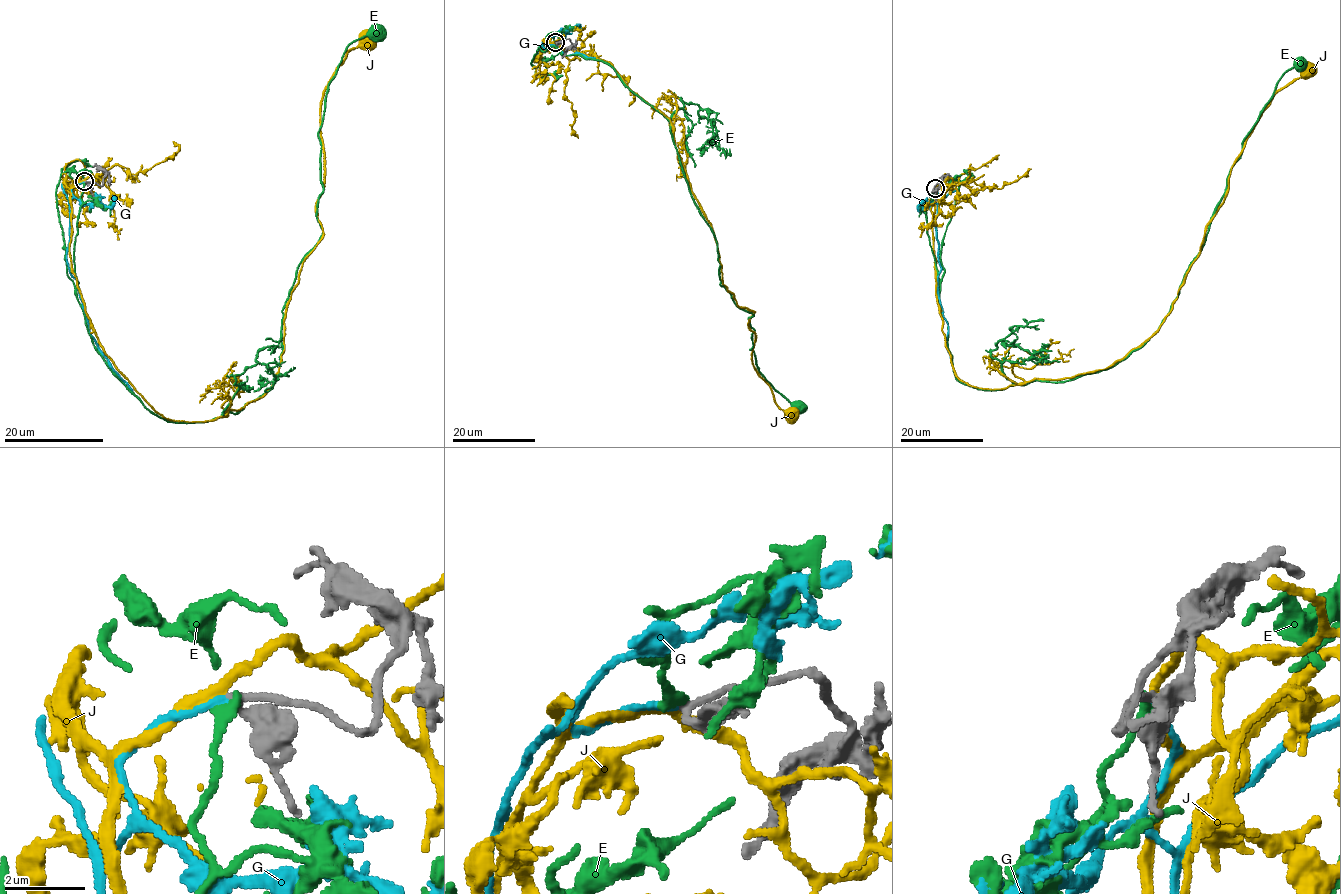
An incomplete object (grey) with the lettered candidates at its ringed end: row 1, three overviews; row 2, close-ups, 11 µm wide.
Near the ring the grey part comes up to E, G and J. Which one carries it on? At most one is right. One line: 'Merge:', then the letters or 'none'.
Merge: G

